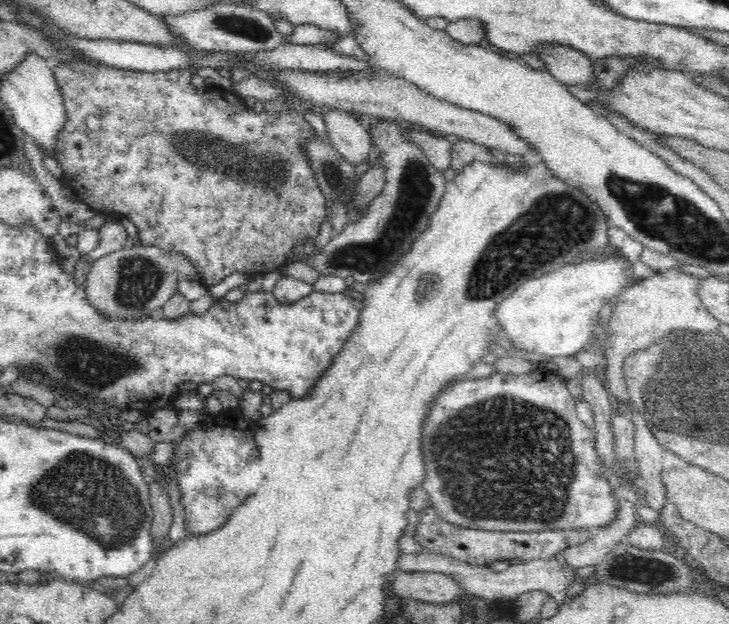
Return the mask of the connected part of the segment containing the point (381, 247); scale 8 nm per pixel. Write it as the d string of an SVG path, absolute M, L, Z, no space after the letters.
M383 119L377 124L371 124L372 143L377 144L380 150L378 162L386 169L384 188L369 204L360 222L346 224L339 236L332 237L319 253L309 258L307 264L322 276L333 274L344 279L352 276L365 285L382 278L428 228L430 217L440 204L447 181L444 173L430 162L422 148L403 136L409 126L404 124L401 128L400 122Z

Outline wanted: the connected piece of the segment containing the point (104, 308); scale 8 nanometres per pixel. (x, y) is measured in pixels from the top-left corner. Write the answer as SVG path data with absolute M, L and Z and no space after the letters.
M137 243L132 248L124 248L117 252L108 253L92 263L84 284L86 287L86 299L90 301L90 305L94 305L106 318L139 319L140 317L150 317L154 314L154 310L163 308L174 292L179 292L178 280L180 278L199 281L198 269L194 267L188 257L182 253L166 252L158 246L142 247Z

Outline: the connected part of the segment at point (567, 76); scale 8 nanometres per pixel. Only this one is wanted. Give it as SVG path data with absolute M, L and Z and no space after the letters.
M540 45L538 53L548 73L561 83L590 86L594 82L594 65L583 52L569 46Z

